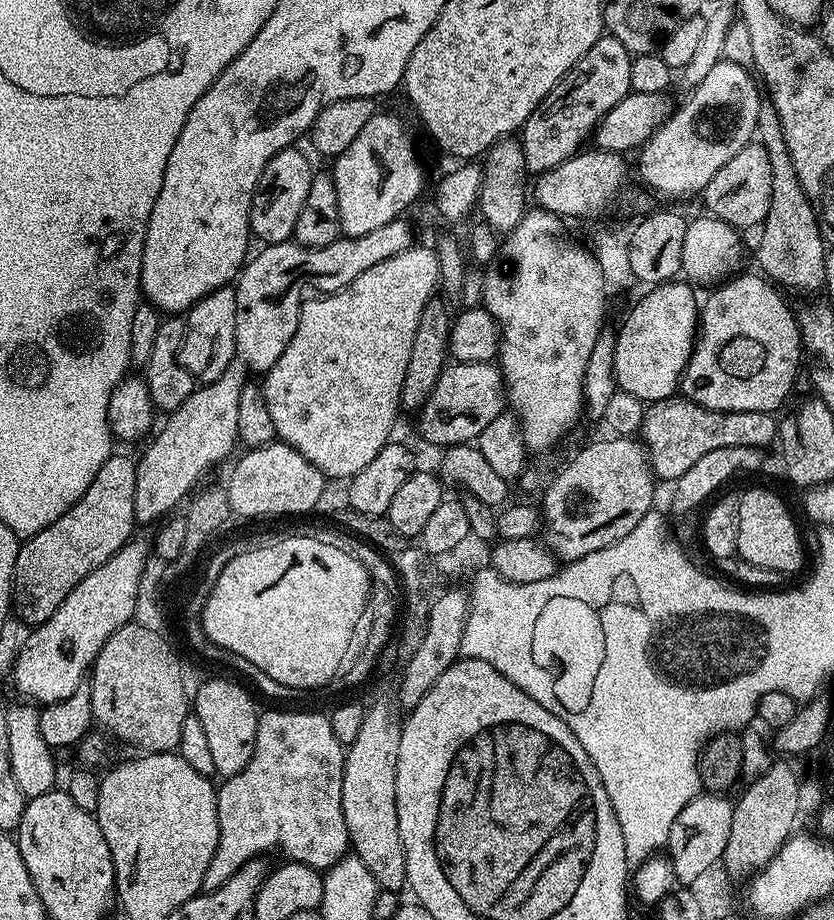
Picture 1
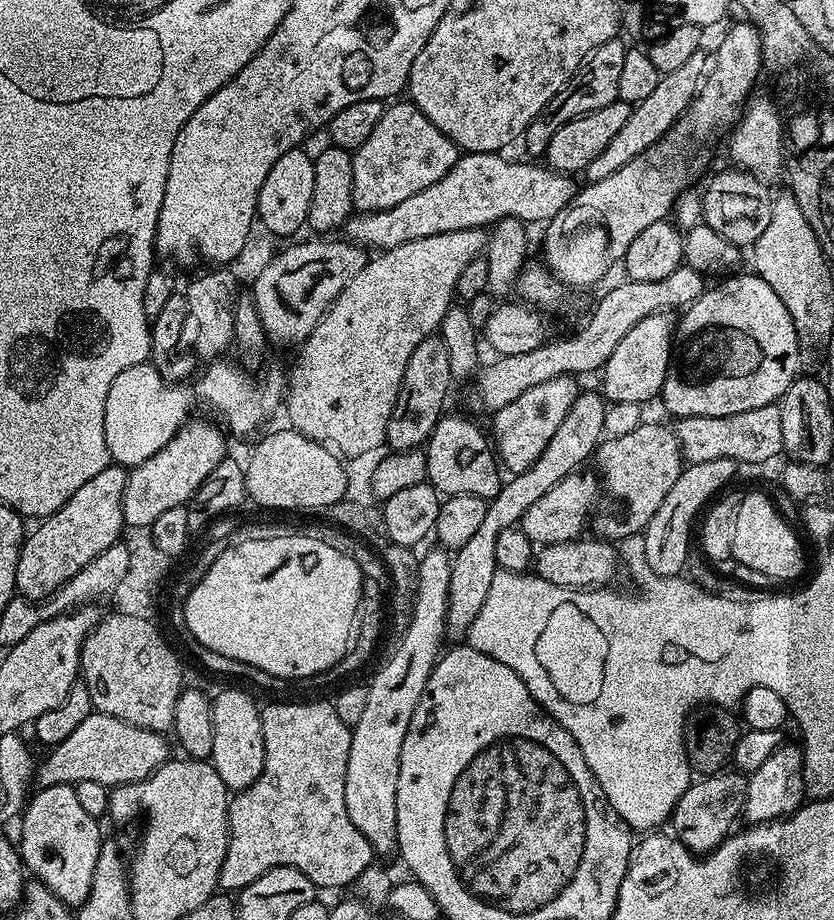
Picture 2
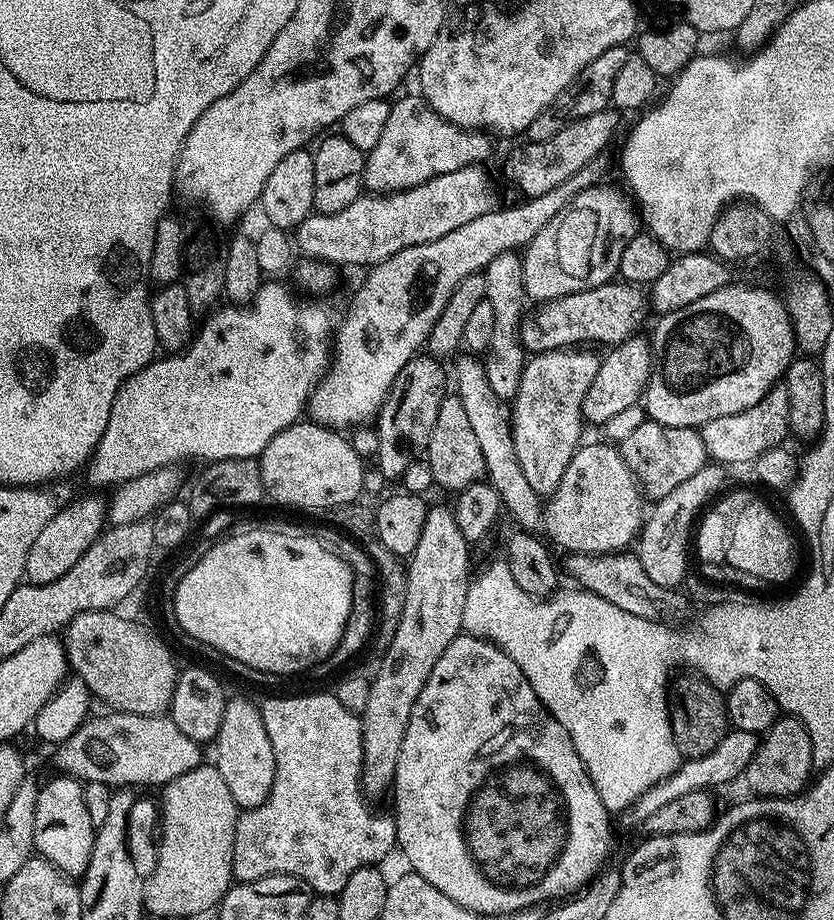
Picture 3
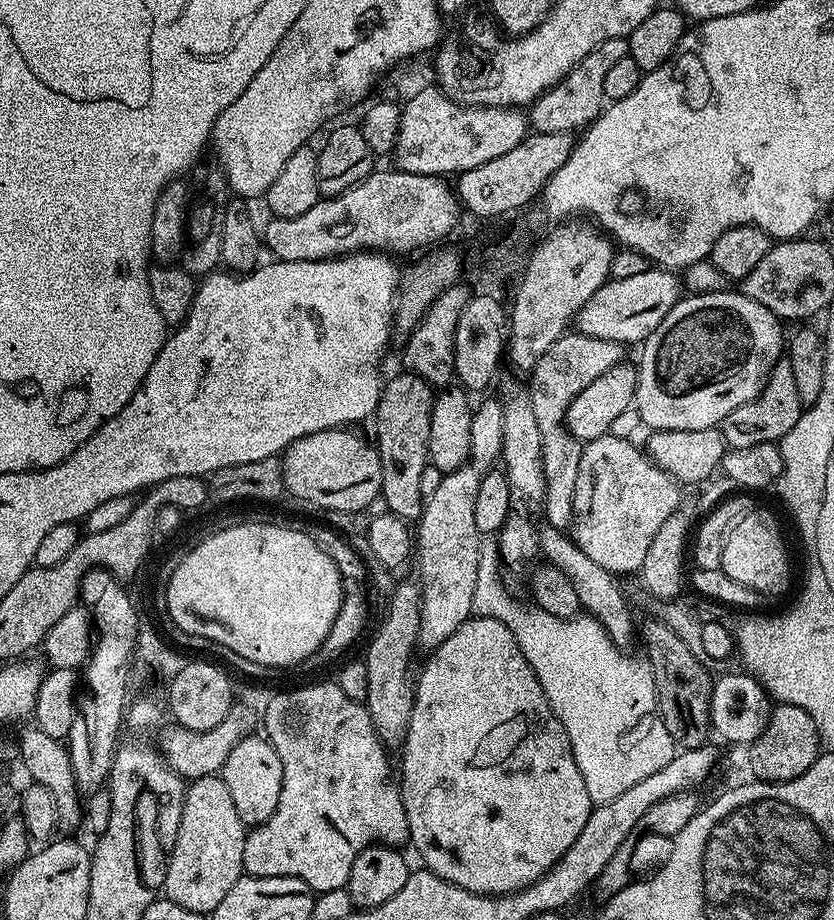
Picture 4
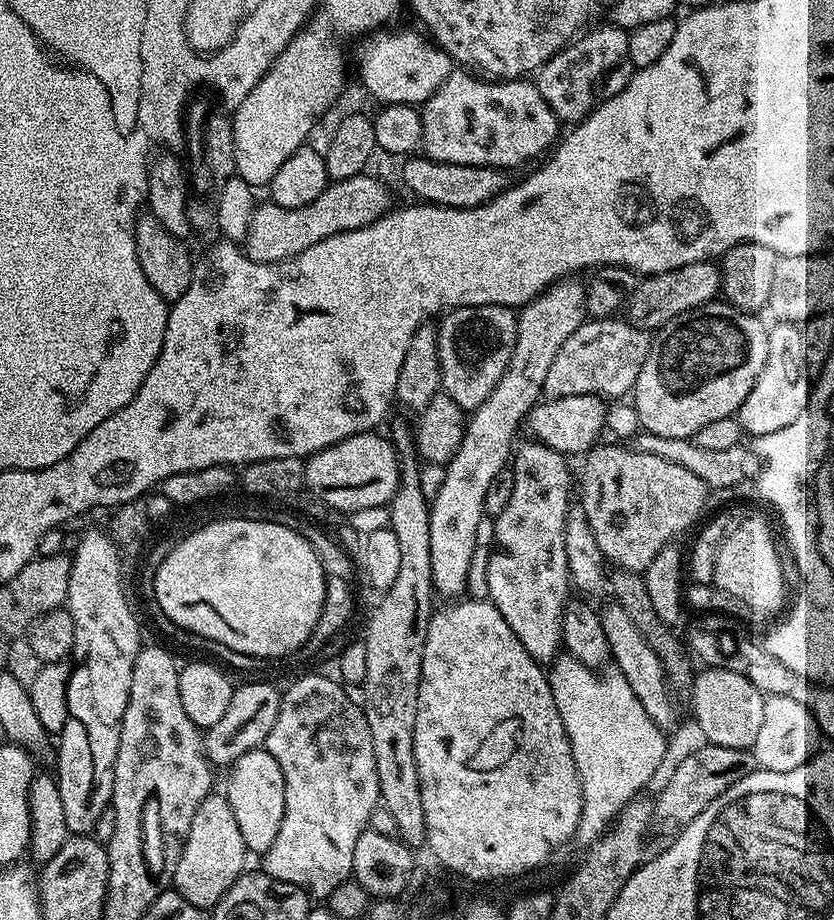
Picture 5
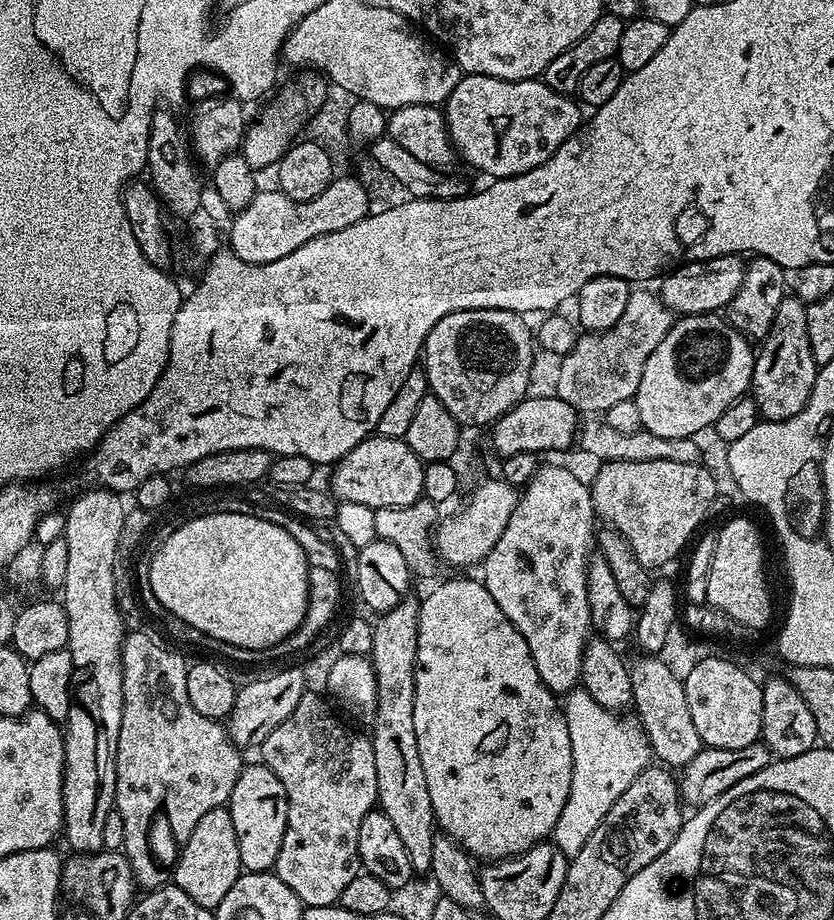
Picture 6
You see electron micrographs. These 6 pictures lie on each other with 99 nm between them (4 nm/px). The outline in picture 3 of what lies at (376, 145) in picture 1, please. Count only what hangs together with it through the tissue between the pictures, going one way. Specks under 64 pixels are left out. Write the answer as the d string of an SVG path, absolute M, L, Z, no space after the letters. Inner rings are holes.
M423 95L404 96L395 101L390 110L390 118L386 118L386 130L382 130L382 138L372 152L367 153L364 162L364 187L376 194L400 192L404 188L413 188L426 182L438 174L450 174L454 170L483 165L484 159L492 152L493 137L487 131L475 128L459 128L429 106Z

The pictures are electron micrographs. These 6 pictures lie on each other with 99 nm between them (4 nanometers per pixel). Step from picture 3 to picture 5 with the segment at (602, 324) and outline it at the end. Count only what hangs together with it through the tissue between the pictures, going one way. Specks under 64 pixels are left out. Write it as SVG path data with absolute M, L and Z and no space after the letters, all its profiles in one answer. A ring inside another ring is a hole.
M715 263L678 266L678 270L659 272L657 276L641 279L630 296L626 316L638 328L655 330L670 322L670 318L678 318L678 314L686 314L698 306L713 303L721 292L720 269Z

